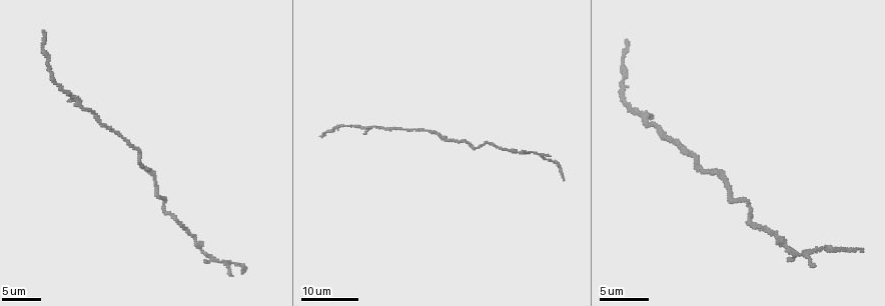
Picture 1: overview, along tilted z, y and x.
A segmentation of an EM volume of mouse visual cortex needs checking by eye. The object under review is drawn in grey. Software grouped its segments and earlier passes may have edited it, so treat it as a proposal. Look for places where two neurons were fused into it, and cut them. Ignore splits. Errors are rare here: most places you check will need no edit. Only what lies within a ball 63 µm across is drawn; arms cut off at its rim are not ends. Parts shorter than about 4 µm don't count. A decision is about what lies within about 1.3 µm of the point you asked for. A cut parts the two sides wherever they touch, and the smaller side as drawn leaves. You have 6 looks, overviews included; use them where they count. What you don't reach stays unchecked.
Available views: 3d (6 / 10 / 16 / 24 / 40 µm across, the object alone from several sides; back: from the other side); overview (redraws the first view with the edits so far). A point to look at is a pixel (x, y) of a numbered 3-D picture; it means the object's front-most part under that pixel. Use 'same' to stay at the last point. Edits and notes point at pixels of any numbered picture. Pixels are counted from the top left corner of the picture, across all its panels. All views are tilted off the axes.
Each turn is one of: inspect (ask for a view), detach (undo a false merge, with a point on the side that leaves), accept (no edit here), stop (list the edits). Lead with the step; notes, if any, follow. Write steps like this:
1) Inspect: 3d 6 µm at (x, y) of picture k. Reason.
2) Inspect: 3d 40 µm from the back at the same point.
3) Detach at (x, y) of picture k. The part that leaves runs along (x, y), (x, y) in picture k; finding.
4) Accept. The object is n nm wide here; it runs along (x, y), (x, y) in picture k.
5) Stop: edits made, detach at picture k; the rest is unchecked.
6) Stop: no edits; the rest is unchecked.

Inspect: 3d 24 µm at (218, 260) of picture 1.

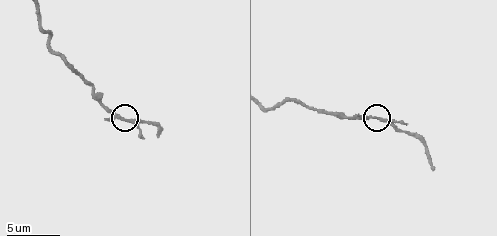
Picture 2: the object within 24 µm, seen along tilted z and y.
Inspect: 3d 6 µm at (377, 116) of picture 2.

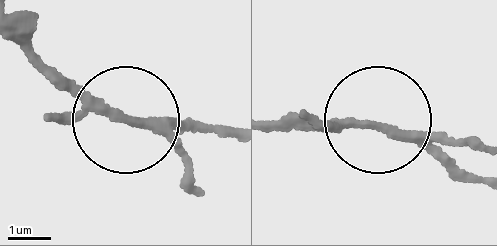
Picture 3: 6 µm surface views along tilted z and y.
Accept. It runs along (279, 122), (387, 123), (460, 169) in picture 3; all the same neuron.

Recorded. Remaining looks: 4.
Inspect: 3d 6 µm at (88, 85) of picture 2. Thick turns thin.

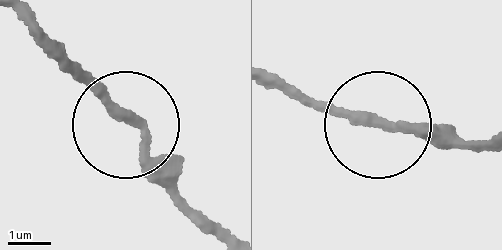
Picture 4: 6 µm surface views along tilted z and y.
Inspect: 3d 6 µm from the back at (127, 115) of picture 4. From behind.

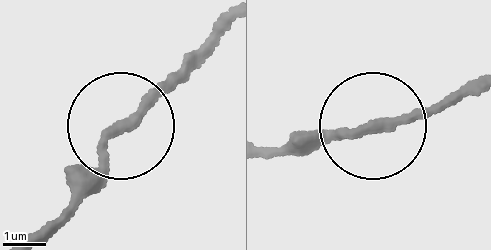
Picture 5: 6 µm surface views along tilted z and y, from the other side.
Accept. The object is 240 nm wide here; it runs along (224, 22), (117, 129), (54, 233) in picture 5; one neuron here.

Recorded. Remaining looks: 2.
Inspect: 3d 16 µm at (413, 128) of picture 1. Thick turns thin.

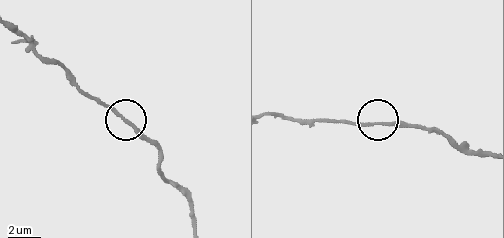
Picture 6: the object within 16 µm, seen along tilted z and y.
Inspect: 3d 6 µm at (382, 123) of picture 6.

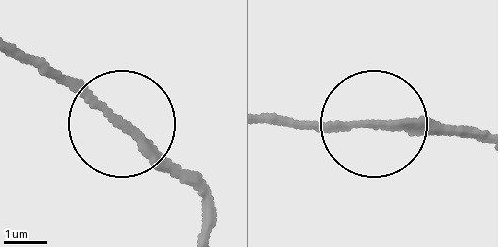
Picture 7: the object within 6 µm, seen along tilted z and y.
Accept. It runs along (208, 229), (190, 183), (45, 61) in picture 7; one neuron here.

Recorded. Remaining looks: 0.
Stop: no edits; the rest is unchecked.

